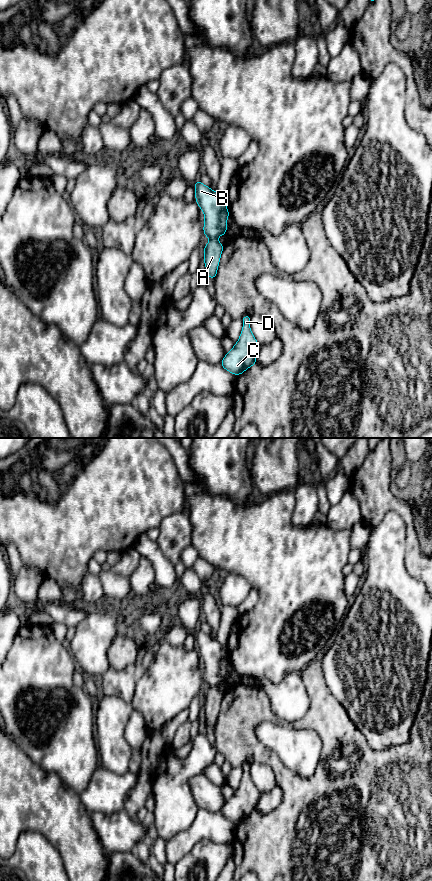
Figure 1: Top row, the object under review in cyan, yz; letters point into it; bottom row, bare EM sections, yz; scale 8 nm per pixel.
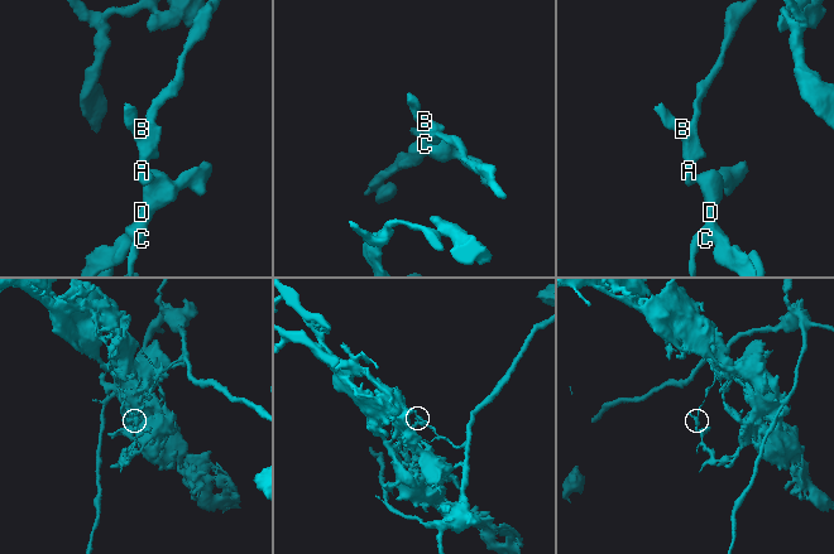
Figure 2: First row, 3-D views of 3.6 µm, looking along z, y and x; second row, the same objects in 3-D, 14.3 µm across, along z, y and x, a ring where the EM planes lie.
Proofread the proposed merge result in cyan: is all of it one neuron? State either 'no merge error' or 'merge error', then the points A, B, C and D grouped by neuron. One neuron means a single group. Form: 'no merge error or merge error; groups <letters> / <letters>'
merge error; groups A C D / B

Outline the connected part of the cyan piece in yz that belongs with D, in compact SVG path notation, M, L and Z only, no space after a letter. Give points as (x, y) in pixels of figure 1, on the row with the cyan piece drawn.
M251 315L242 317L243 327L238 341L229 350L220 365L234 375L241 375L251 366L256 365L256 357L259 352L260 344L255 339L251 328Z

